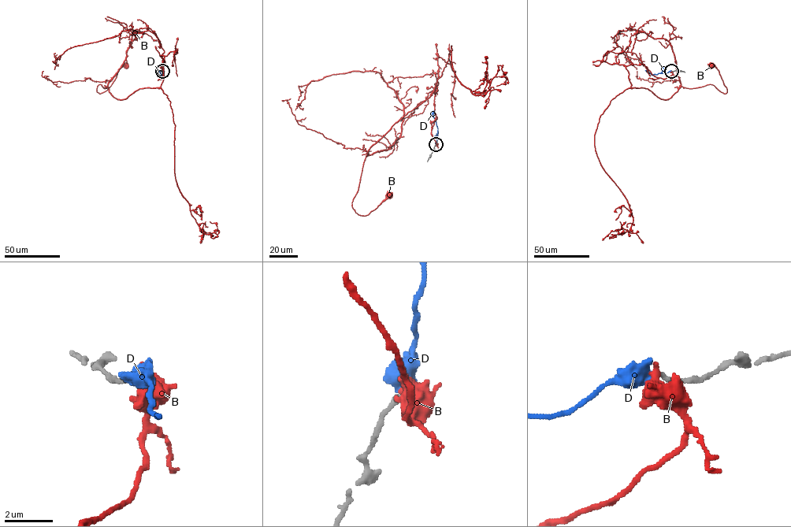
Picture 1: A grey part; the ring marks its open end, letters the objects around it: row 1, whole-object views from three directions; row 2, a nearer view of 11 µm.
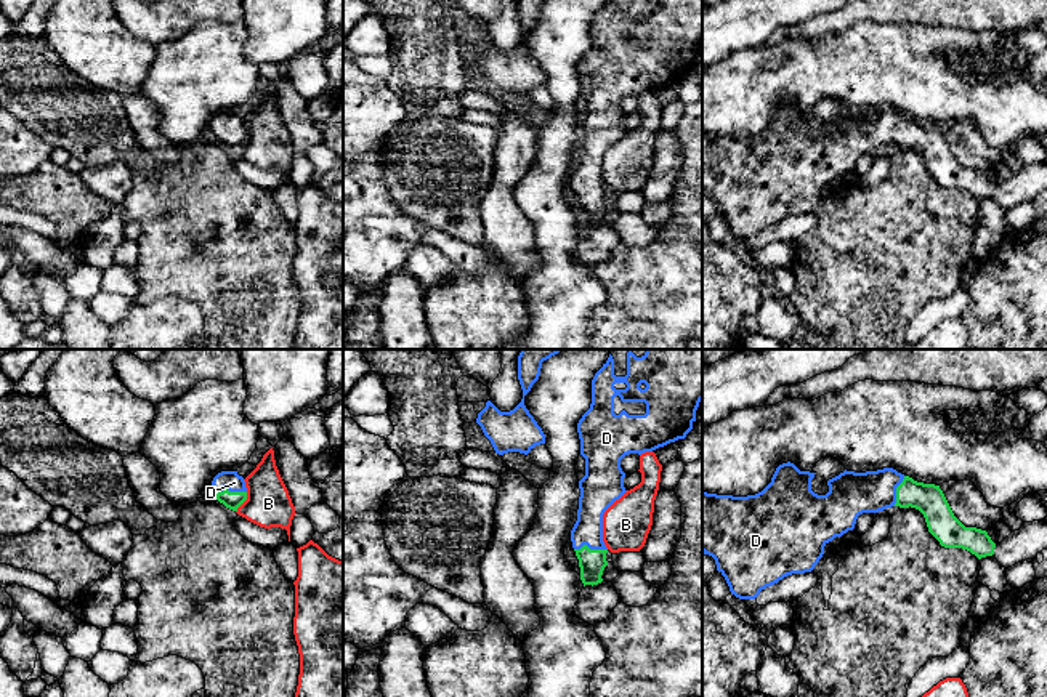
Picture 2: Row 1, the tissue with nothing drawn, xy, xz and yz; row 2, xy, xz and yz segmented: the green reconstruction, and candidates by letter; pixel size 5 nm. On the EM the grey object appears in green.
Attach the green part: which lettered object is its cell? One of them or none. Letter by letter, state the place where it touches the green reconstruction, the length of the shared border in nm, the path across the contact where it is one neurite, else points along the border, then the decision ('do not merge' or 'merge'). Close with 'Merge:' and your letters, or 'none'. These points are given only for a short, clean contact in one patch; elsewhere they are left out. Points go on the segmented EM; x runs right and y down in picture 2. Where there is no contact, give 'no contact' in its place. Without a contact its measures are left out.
B: contact xy (242, 502); length 120 nm; border xy (247, 492), (247, 497), (236, 511); do not merge
D: contact xy (231, 492); length 150 nm; way xy (233, 500), (231, 492), (234, 483); merge
Merge: D

